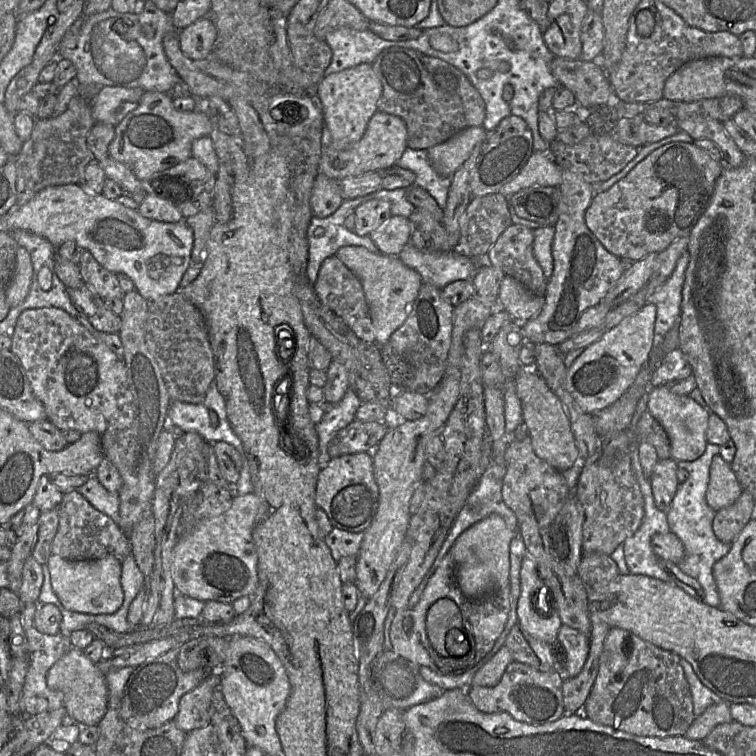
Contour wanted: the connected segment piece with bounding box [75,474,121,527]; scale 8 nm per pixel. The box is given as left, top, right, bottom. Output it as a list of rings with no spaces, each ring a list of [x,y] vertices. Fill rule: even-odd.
[[[94,474],[90,475],[86,482],[75,490],[120,527],[121,518],[118,494],[107,491]]]

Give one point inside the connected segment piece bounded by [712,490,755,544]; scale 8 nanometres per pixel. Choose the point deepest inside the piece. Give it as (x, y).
(728, 522)

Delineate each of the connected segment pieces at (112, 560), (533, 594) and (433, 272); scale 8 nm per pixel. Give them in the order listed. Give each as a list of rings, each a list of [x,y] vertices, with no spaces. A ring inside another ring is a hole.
[[[51,554],[46,562],[52,589],[65,609],[73,612],[98,615],[113,614],[122,605],[121,562],[113,555],[94,560],[67,560]]]
[[[528,555],[525,556],[522,562],[520,577],[521,593],[517,608],[518,623],[534,638],[553,645],[558,640],[558,632],[563,623],[557,611],[555,609],[552,611],[550,607],[547,607],[547,604],[544,604],[544,590],[547,599],[551,599],[550,592],[539,576],[535,561]]]
[[[411,242],[398,257],[421,275],[423,284],[439,289],[457,280],[471,280],[481,266],[478,260],[464,256],[458,250],[422,252]]]

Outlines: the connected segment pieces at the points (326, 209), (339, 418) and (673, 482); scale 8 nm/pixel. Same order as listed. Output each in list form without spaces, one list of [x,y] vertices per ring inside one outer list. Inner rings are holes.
[[[317,174],[310,198],[313,216],[326,218],[340,207],[343,198],[339,188],[337,180]]]
[[[349,388],[340,402],[336,404],[322,403],[325,409],[321,421],[315,424],[318,436],[319,463],[321,469],[330,461],[328,444],[338,431],[355,420],[358,408],[363,404],[360,398]]]
[[[671,457],[658,460],[649,478],[656,507],[666,514],[680,484],[676,473],[677,461]]]

